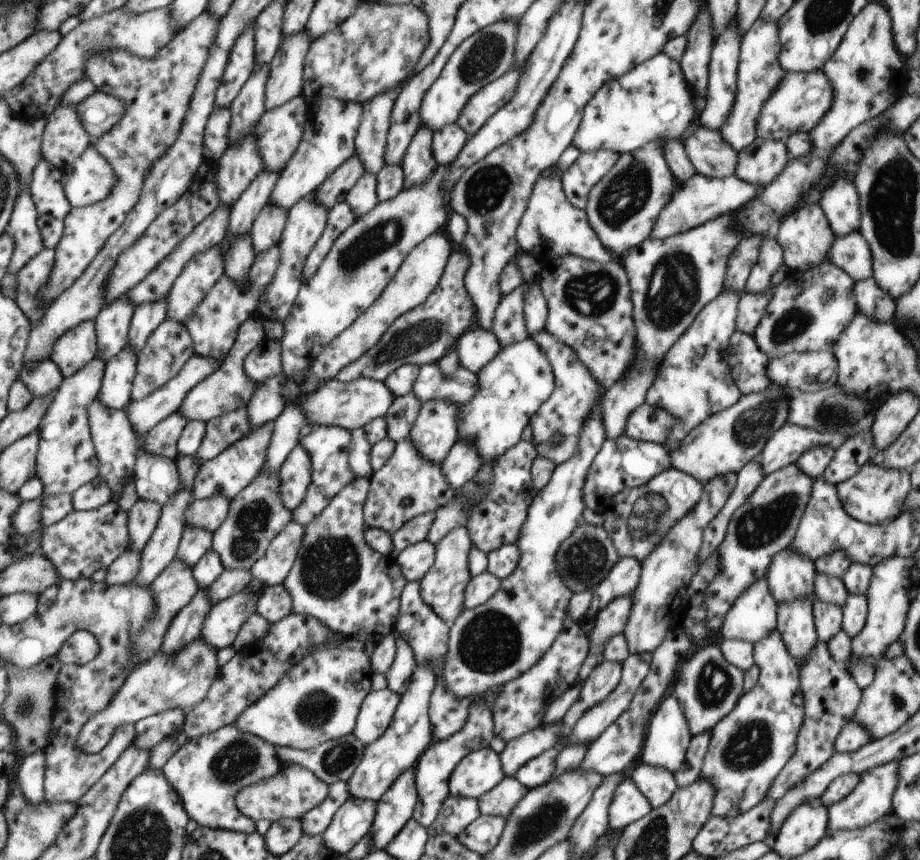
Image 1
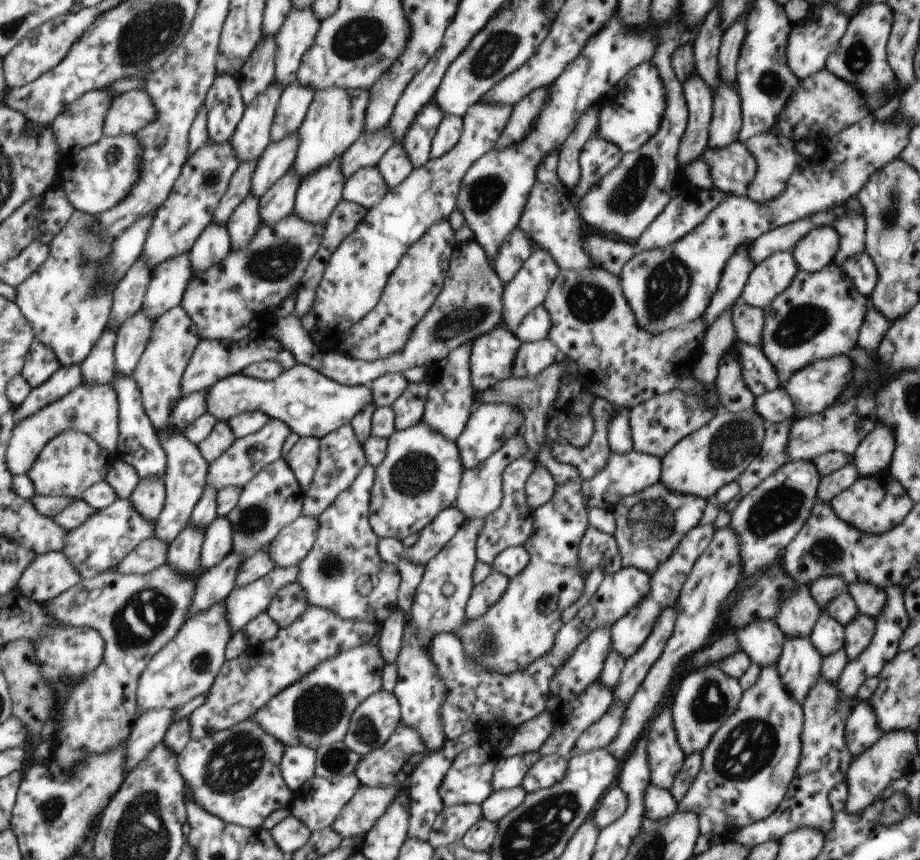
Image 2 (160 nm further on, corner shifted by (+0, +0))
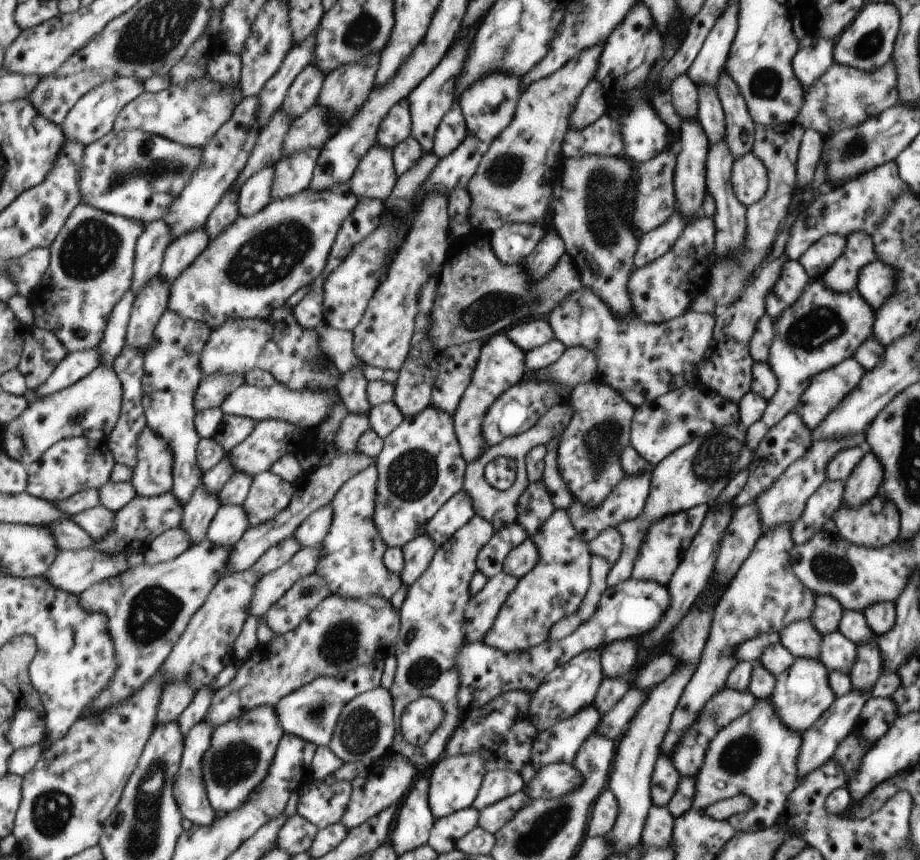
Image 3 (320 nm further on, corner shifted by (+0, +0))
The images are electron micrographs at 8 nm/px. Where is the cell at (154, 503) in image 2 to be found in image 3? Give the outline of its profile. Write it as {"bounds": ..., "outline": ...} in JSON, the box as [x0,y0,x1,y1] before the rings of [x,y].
{"bounds":[131,426,175,498],"outline":[[[148,426],[138,436],[138,464],[131,484],[138,496],[154,498],[172,491],[172,464],[175,458],[168,444]]]}

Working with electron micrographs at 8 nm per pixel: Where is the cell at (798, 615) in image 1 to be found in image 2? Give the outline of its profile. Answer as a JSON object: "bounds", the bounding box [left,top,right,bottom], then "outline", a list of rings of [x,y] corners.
{"bounds":[776,638,822,704],"outline":[[[784,638],[776,668],[784,688],[798,704],[804,703],[808,690],[821,679],[822,658],[810,638]]]}

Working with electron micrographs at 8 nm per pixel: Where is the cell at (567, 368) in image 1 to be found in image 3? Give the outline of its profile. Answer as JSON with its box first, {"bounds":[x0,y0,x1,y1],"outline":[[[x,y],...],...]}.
{"bounds":[543,438,573,510],"outline":[[[552,438],[546,446],[547,454],[545,456],[545,470],[543,473],[543,482],[551,493],[552,501],[555,504],[555,510],[568,509],[573,504],[572,492],[568,490],[564,476],[560,476],[557,462],[557,450],[560,446],[560,438]]]}

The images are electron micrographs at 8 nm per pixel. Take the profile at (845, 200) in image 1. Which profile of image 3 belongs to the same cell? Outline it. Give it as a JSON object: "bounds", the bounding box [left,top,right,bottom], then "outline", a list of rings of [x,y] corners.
{"bounds":[824,232,877,292],"outline":[[[852,232],[846,237],[846,248],[842,256],[824,274],[824,286],[832,292],[856,290],[860,270],[877,260],[872,238],[866,232]]]}

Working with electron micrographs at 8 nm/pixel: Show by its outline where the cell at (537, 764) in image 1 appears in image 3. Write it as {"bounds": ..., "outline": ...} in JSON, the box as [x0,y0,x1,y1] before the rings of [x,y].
{"bounds":[522,762,582,799],"outline":[[[556,762],[542,766],[536,771],[536,776],[524,784],[522,791],[530,799],[562,798],[582,786],[582,774],[578,772],[574,764]]]}

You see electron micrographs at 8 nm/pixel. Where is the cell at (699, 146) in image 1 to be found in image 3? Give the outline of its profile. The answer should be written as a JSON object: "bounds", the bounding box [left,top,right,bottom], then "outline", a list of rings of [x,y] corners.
{"bounds":[730,152,768,207],"outline":[[[752,152],[734,159],[730,170],[730,184],[735,196],[746,207],[764,197],[768,187],[767,170]]]}

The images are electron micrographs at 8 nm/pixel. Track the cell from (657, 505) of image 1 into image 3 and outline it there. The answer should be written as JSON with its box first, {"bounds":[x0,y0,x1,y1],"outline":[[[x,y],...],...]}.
{"bounds":[631,504,710,586],"outline":[[[708,504],[694,506],[690,510],[684,510],[684,512],[668,514],[664,518],[660,518],[656,524],[652,524],[648,528],[646,536],[644,536],[644,542],[640,544],[638,556],[634,560],[631,578],[653,581],[667,586],[672,574],[678,569],[680,560],[684,558],[684,554],[687,552],[686,548],[690,548],[692,540],[700,532],[700,528],[710,507]]]}

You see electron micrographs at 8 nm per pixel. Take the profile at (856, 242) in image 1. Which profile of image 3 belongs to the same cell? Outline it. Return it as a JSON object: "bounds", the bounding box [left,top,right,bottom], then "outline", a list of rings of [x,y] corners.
{"bounds":[858,260,896,310],"outline":[[[874,260],[860,270],[858,292],[871,308],[878,310],[894,294],[894,280],[896,270],[890,264]]]}

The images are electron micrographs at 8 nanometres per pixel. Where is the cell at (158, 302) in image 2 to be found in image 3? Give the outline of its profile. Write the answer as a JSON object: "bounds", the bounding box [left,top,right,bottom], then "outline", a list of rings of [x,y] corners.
{"bounds":[159,227,210,287],"outline":[[[204,227],[196,228],[184,236],[176,238],[174,243],[168,246],[163,259],[162,271],[159,273],[164,282],[171,287],[174,280],[188,269],[188,266],[202,254],[208,247],[210,236],[206,234]]]}

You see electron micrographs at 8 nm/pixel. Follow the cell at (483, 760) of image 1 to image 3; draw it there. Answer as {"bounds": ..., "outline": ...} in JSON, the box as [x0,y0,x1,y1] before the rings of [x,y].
{"bounds":[430,754,487,819],"outline":[[[458,754],[458,756],[448,756],[438,761],[430,772],[430,810],[434,819],[449,816],[452,812],[472,807],[478,792],[482,786],[484,776],[487,774],[484,758],[478,754]]]}

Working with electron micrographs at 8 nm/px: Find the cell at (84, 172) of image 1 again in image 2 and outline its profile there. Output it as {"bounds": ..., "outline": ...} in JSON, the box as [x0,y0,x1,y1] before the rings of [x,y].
{"bounds":[56,135,140,214],"outline":[[[120,135],[116,137],[103,136],[95,144],[82,148],[78,154],[68,159],[68,166],[59,172],[56,184],[66,192],[66,198],[75,211],[84,212],[84,214],[100,214],[116,207],[120,200],[124,200],[131,192],[132,186],[140,178],[140,142],[134,135]]]}

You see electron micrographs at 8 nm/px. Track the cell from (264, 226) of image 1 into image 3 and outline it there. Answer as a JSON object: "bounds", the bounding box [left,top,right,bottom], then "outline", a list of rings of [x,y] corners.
{"bounds":[270,148,320,200],"outline":[[[310,148],[279,160],[274,167],[270,200],[284,200],[308,189],[320,152],[320,148]]]}

